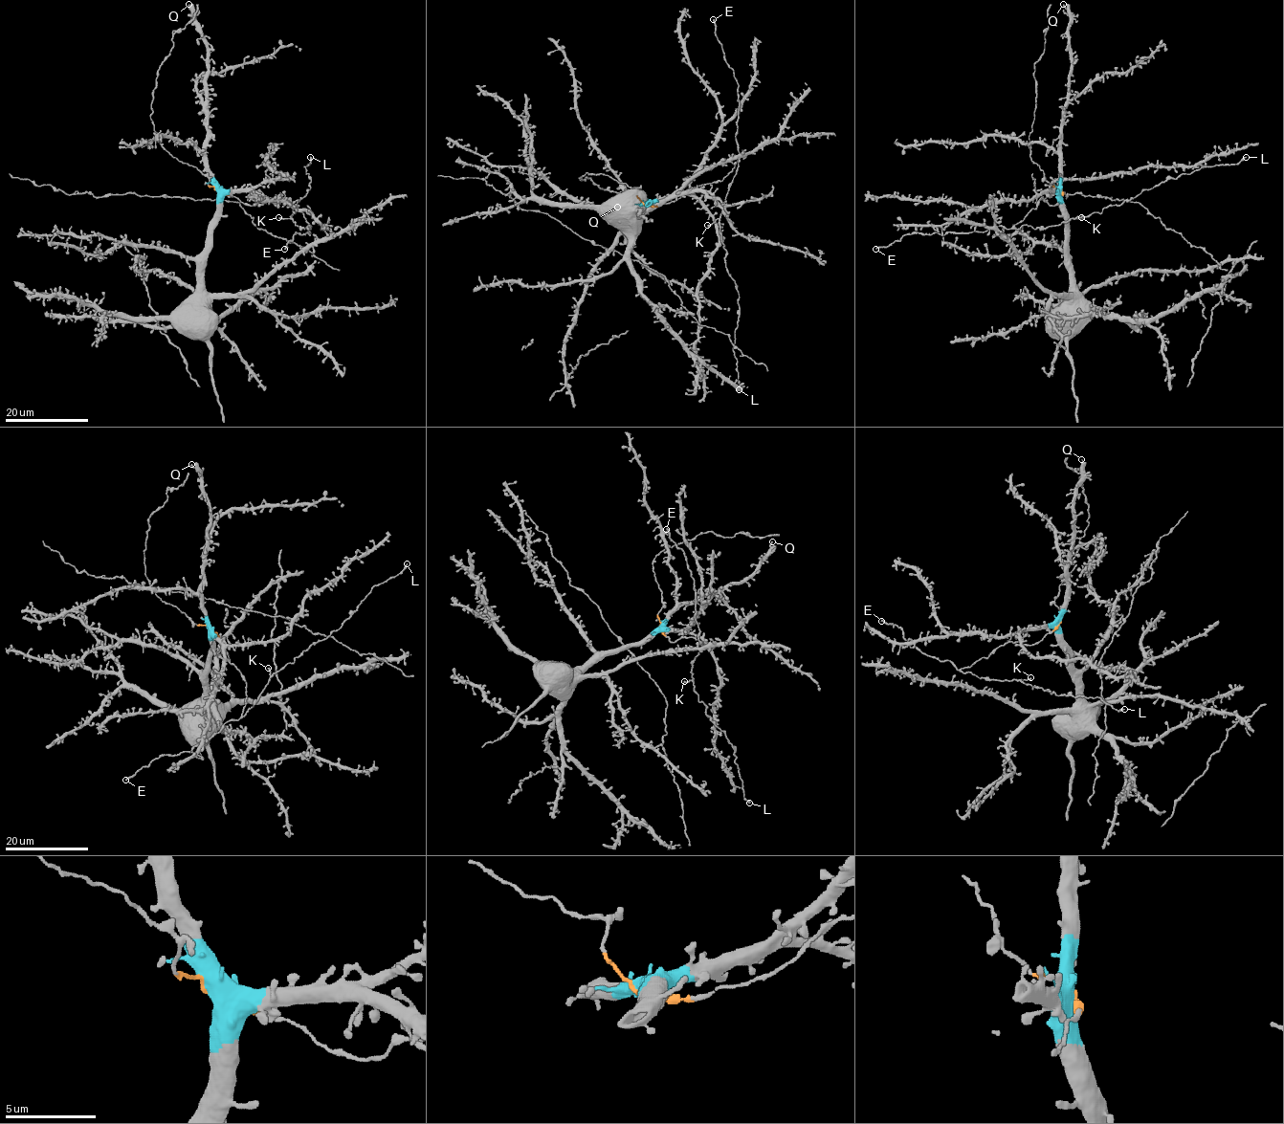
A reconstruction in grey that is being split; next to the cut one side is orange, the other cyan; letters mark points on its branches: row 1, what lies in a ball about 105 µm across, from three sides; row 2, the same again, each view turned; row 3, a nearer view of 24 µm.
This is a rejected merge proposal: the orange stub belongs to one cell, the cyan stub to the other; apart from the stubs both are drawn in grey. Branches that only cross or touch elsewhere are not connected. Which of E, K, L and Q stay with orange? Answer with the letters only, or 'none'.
E, K, L

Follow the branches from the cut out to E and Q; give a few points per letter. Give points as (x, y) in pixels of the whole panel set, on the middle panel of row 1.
E: (646, 205), (659, 207), (697, 186), (721, 181), (739, 158), (735, 135), (739, 84), (716, 35), (714, 20)
Q: (646, 205), (634, 205), (635, 215), (624, 212), (617, 207)

